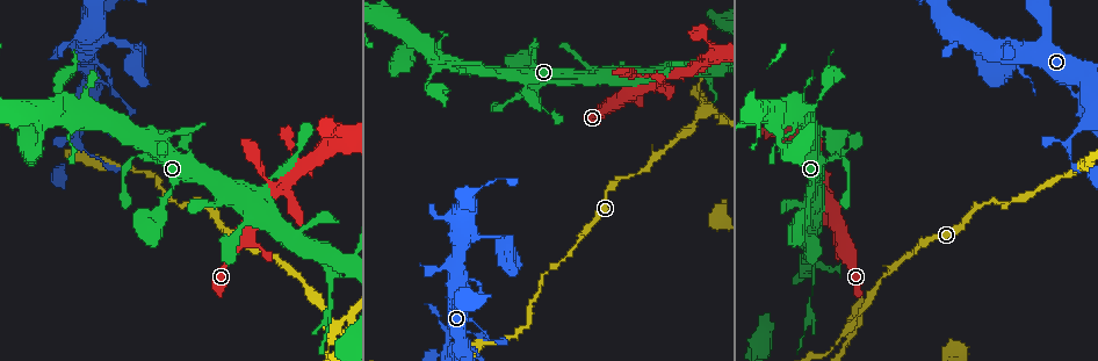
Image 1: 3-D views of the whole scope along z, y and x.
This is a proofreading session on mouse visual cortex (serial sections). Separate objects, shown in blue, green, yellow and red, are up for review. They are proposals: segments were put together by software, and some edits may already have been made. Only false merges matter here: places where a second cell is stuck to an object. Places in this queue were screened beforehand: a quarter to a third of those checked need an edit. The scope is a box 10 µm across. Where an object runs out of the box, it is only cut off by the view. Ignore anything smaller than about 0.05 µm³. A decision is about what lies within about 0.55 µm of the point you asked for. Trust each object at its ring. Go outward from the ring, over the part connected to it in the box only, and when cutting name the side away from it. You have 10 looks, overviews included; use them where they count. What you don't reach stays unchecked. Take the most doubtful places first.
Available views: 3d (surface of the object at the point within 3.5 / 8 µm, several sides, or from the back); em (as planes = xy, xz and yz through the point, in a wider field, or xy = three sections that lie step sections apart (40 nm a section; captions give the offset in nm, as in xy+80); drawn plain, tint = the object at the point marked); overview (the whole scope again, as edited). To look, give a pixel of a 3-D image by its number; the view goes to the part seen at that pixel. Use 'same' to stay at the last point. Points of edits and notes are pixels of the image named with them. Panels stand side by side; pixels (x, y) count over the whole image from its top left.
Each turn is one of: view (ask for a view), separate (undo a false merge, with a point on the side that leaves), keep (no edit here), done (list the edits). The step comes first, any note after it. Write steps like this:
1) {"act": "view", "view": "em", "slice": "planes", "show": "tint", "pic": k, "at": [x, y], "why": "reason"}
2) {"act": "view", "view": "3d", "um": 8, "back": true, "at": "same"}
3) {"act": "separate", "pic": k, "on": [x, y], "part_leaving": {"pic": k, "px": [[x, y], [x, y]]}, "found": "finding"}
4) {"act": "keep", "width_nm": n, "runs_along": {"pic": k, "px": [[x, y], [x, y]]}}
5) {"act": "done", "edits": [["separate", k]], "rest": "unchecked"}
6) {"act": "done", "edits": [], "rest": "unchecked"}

{"act": "view", "view": "3d", "um": 3.5, "pic": 1, "at": [852, 328]}

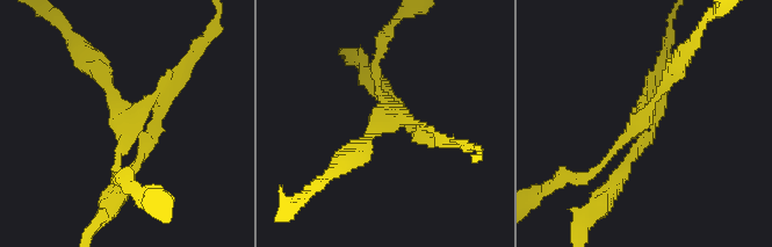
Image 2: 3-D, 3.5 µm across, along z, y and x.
{"act": "view", "view": "em", "slice": "xy", "step": 5, "show": "tint", "pic": 2, "at": [127, 121], "arms": 4, "arm_widths_nm": [150, 150, 150, 200], "why": "shape alone is not enough"}

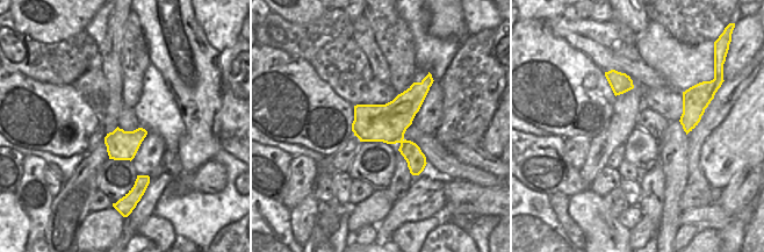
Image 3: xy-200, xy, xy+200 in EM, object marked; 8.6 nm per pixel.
{"act": "separate", "pic": 2, "on": [184, 66], "width_nm": 340, "part_leaving": {"pic": 2, "px": [[642, 133], [607, 194], [589, 197]]}, "found": "two cells meet here"}

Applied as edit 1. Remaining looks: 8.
{"act": "view", "view": "overview"}

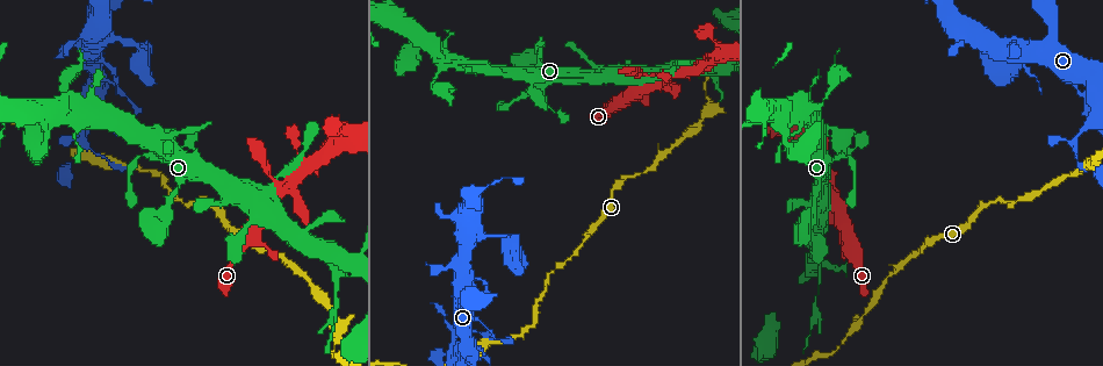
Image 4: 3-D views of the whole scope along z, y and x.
{"act": "view", "view": "3d", "um": 8, "pic": 4, "at": [653, 86], "why": "three arms meet"}

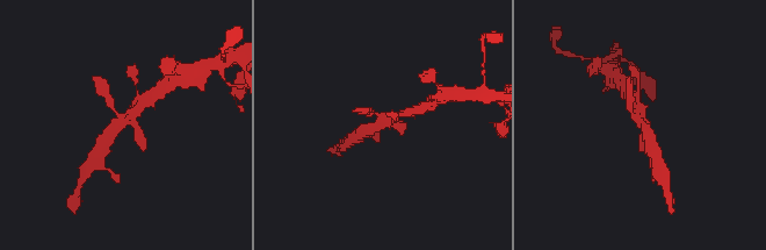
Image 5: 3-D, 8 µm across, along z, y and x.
{"act": "view", "view": "3d", "um": 3.5, "at": "same"}

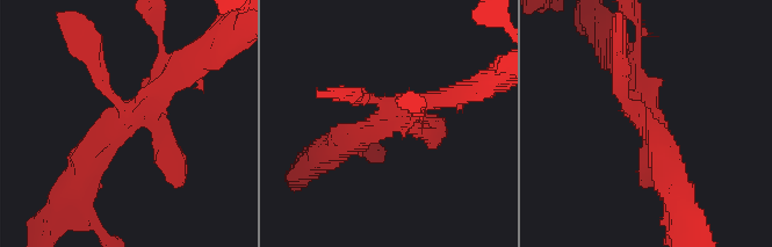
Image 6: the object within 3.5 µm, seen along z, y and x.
{"act": "view", "view": "em", "slice": "xy", "step": 2, "show": "tint", "pic": 6, "at": [124, 120], "why": "need the tissue"}

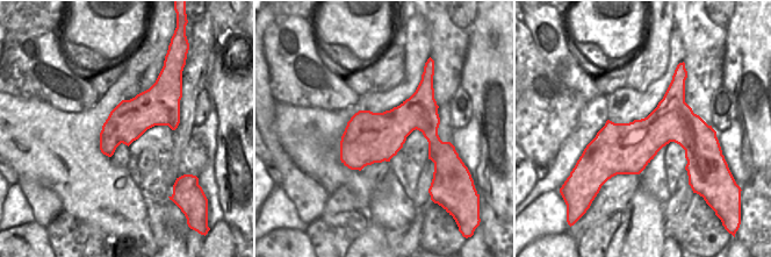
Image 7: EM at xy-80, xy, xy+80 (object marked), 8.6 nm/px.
{"act": "keep", "found": "continuous, no second cell"}

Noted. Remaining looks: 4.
{"act": "view", "view": "3d", "um": 3.5, "pic": 4, "at": [346, 130], "why": "thick turns thin"}

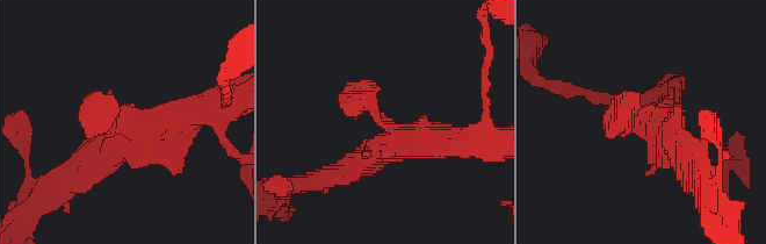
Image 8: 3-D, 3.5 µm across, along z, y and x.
{"act": "view", "view": "em", "slice": "xy", "step": 1, "show": "tint", "pic": 8, "at": [122, 116], "why": "shape alone is not enough"}

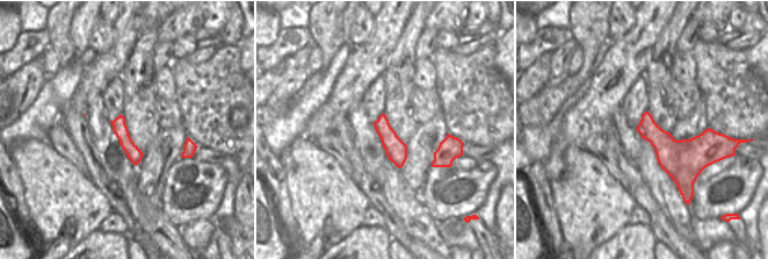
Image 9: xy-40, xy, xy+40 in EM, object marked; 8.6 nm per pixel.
{"act": "keep", "width_nm": 190, "runs_along": {"pic": 8, "px": [[684, 156], [638, 92]]}, "found": "continuous, no second cell"}

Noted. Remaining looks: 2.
{"act": "view", "view": "3d", "um": 3.5, "pic": 4, "at": [826, 127], "why": "sharp bend"}

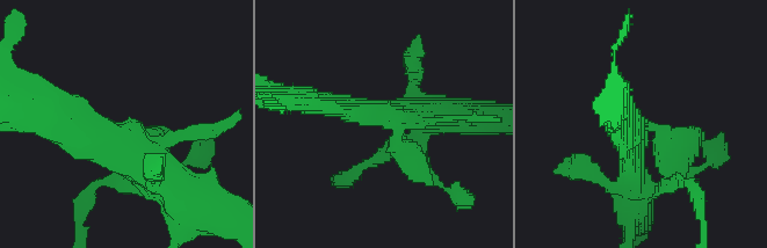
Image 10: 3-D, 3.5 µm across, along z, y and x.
{"act": "view", "view": "em", "slice": "xy", "step": 5, "show": "tint", "pic": 10, "at": [644, 128], "why": "now the EM"}

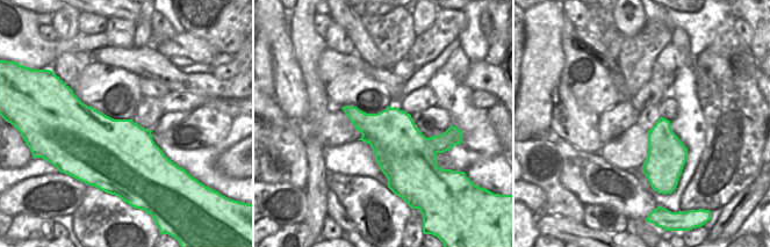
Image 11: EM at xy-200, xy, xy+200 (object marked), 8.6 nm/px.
{"act": "keep", "runs_along": {"pic": 10, "px": [[635, 188], [644, 126], [700, 130]]}, "found": "one cell here"}

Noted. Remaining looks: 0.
{"act": "done", "edits": [["separate", 2]], "rest": "unchecked"}

